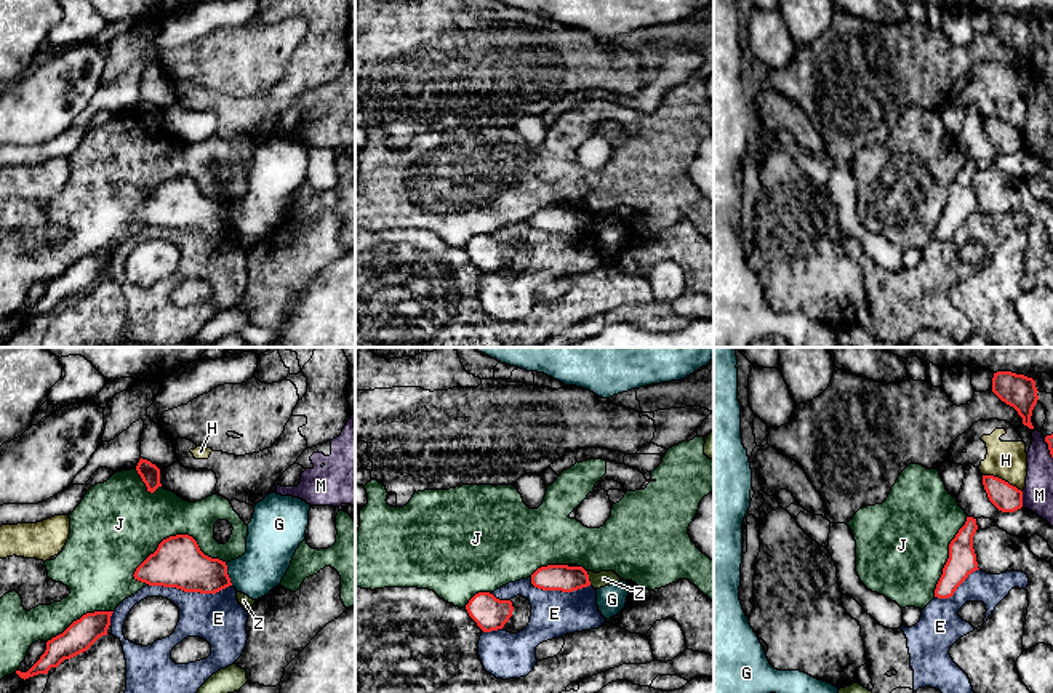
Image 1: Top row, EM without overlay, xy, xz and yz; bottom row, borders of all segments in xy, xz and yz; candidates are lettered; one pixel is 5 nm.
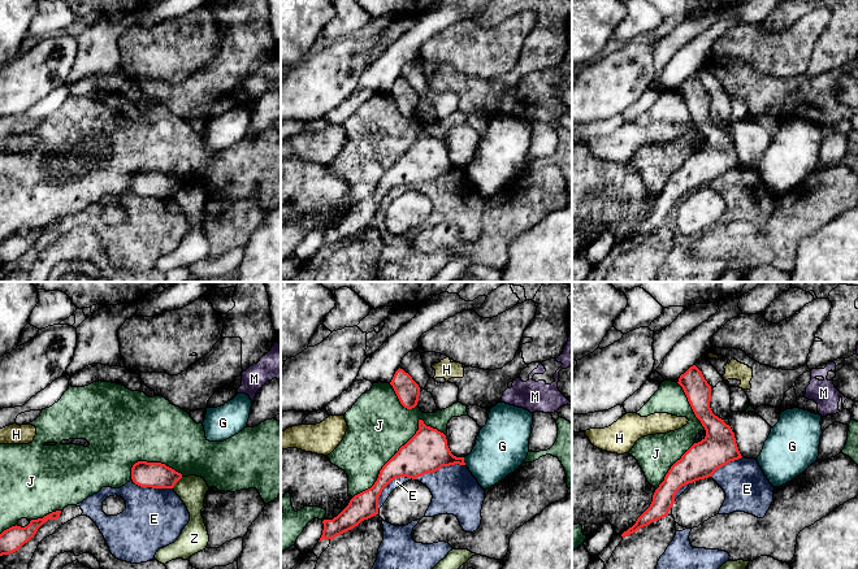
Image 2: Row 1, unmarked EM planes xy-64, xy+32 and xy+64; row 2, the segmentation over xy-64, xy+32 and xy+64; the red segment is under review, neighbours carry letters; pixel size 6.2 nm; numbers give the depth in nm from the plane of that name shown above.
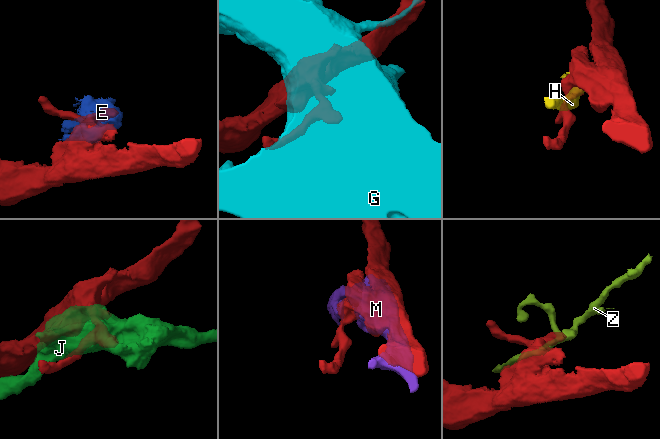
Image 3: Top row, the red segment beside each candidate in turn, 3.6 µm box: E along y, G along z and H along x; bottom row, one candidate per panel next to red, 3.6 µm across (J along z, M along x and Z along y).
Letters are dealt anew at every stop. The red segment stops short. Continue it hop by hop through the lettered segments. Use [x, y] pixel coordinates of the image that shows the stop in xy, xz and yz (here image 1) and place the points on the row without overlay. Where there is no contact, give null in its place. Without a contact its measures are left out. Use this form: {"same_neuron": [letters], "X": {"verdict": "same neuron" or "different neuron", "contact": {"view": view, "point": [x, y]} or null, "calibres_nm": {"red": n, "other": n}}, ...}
{"same_neuron": [], "E": {"verdict": "different neuron", "contact": {"view": "xy", "point": [189, 232]}, "calibres_nm": {"red": 260, "other": 260}}, "G": {"verdict": "different neuron", "contact": {"view": "xy", "point": [228, 216]}, "calibres_nm": {"red": 240, "other": 240}}, "H": {"verdict": "different neuron", "contact": {"view": "yz", "point": [1000, 120]}, "calibres_nm": {"red": 140, "other": 190}}, "J": {"verdict": "different neuron", "contact": {"view": "xy", "point": [178, 176]}, "calibres_nm": {"red": 260, "other": 360}}, "M": {"verdict": "different neuron", "contact": {"view": "yz", "point": [1021, 141]}, "calibres_nm": {"red": 140, "other": 160}}, "Z": {"verdict": "different neuron", "contact": {"view": "xz", "point": [588, 220]}, "calibres_nm": {"red": 130, "other": 80}}}

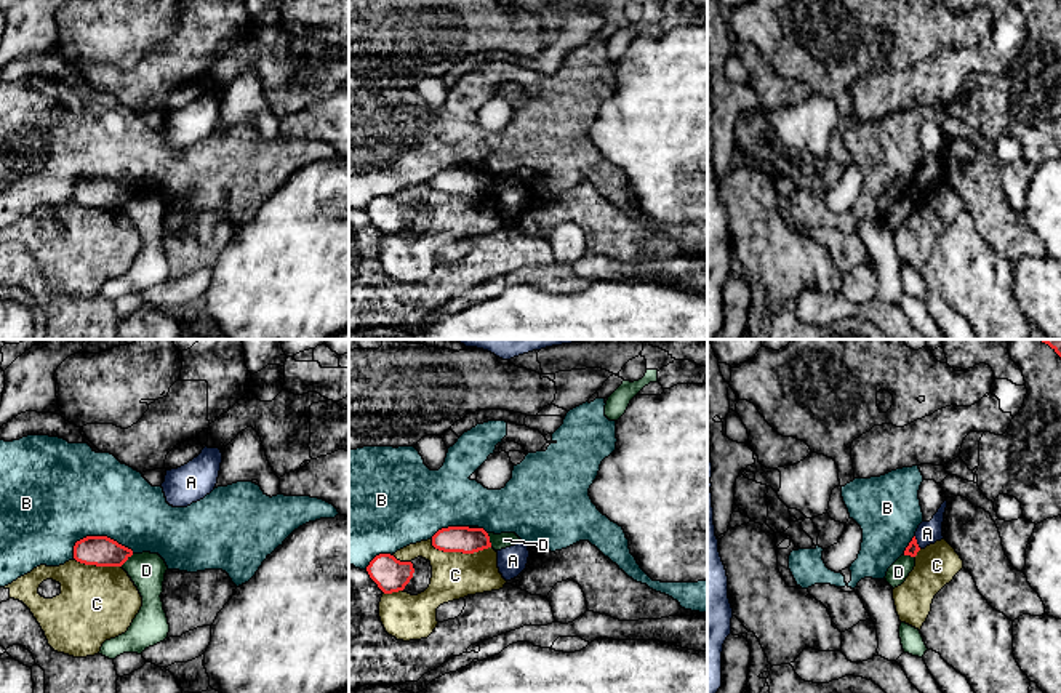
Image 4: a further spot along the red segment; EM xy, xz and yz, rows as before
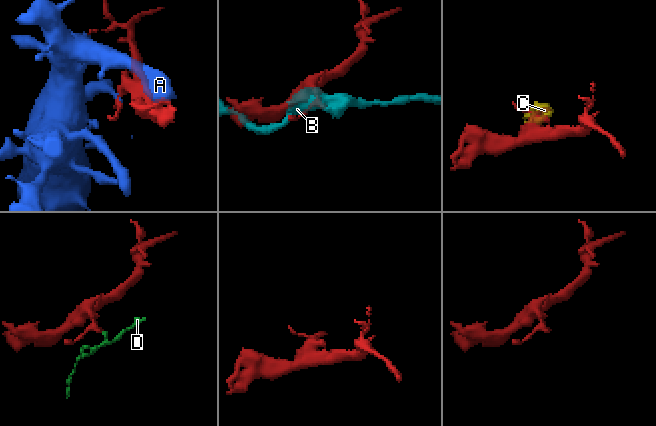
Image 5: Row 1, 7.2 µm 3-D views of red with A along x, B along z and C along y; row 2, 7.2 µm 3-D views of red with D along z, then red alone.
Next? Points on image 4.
{"same_neuron": [], "A": {"verdict": "different neuron", "contact": {"view": "yz", "point": [916, 184]}, "calibres_nm": {"red": 60, "other": 120}}, "B": {"verdict": "different neuron", "contact": {"view": "xy", "point": [103, 178]}, "calibres_nm": {"red": 160, "other": 440}}, "C": {"verdict": "different neuron", "contact": {"view": "xz", "point": [460, 192]}, "calibres_nm": {"red": 130, "other": 240}}, "D": {"verdict": "different neuron", "contact": {"view": "xy", "point": [127, 200]}, "calibres_nm": {"red": 160, "other": 180}}}

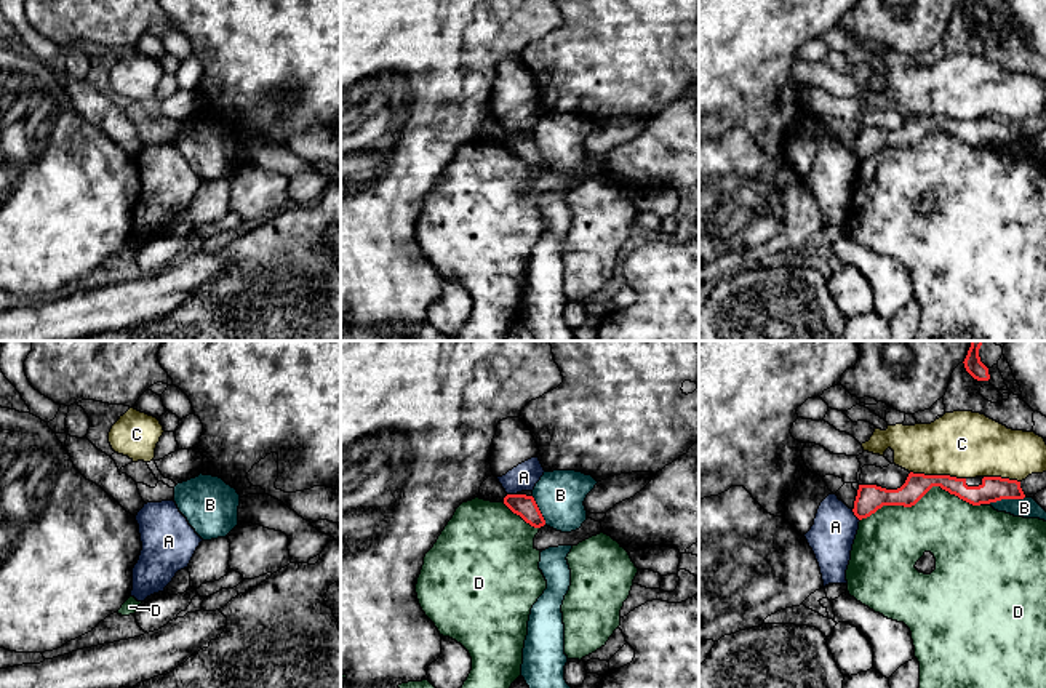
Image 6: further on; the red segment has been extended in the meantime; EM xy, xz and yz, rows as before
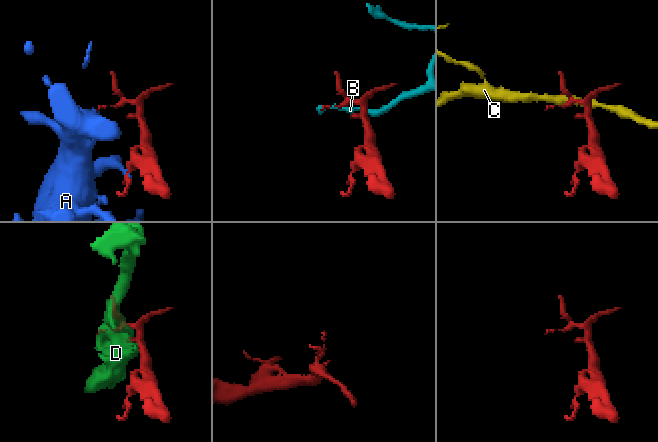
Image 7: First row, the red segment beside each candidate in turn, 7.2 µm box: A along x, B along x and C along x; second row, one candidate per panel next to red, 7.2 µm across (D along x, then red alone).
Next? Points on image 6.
{"same_neuron": [], "A": {"verdict": "different neuron", "contact": {"view": "yz", "point": [854, 156]}, "calibres_nm": {"red": 140, "other": 220}}, "B": {"verdict": "different neuron", "contact": {"view": "yz", "point": [1002, 140]}, "calibres_nm": {"red": 130, "other": 110}}, "C": {"verdict": "different neuron", "contact": {"view": "yz", "point": [938, 117]}, "calibres_nm": {"red": 120, "other": 340}}, "D": {"verdict": "different neuron", "contact": {"view": "yz", "point": [920, 140]}, "calibres_nm": {"red": 140, "other": 320}}}

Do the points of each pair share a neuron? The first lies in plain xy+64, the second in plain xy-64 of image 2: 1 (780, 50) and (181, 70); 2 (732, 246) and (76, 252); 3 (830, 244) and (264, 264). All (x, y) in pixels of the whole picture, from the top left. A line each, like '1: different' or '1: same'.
1: same
2: different
3: same

